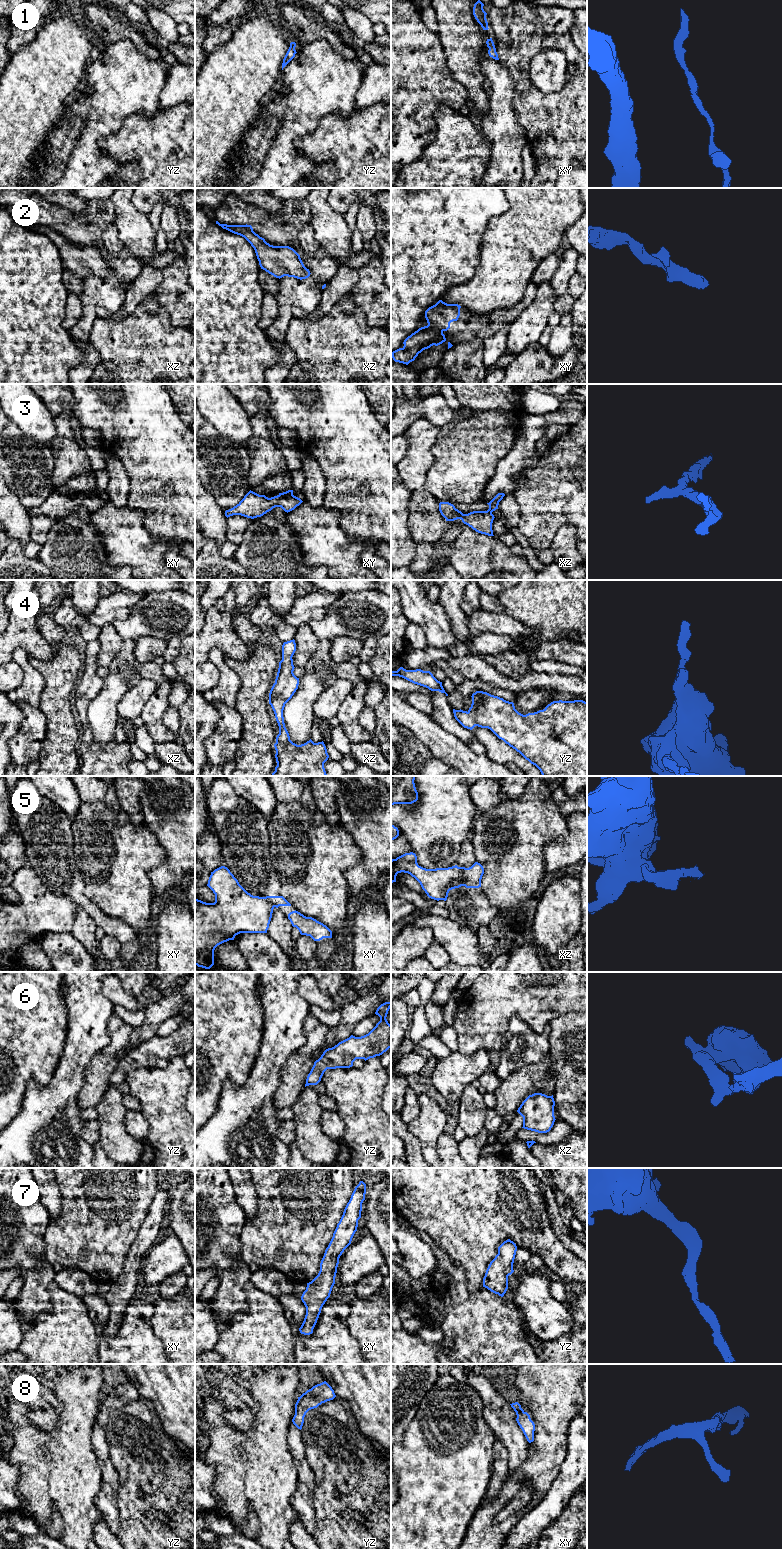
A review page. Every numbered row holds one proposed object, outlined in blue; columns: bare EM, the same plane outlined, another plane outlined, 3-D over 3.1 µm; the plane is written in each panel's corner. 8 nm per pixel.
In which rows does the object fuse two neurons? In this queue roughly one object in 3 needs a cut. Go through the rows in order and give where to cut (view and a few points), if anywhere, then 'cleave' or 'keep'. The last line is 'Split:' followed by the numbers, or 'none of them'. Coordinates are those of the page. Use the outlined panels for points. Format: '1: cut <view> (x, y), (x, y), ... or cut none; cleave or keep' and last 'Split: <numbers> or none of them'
1: cut none; keep
2: cut xy (428, 324), (438, 327), (442, 331); cleave
3: cut none; keep
4: cut none; keep
5: cut xz (459, 867), (464, 876), (465, 885); cleave
6: cut none; keep
7: cut none; keep
8: cut none; keep
Split: 2, 5

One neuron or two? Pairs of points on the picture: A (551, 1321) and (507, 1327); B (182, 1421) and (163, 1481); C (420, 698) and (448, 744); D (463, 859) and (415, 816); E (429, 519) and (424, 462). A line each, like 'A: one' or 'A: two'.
A: two
B: two
C: two
D: two
E: one

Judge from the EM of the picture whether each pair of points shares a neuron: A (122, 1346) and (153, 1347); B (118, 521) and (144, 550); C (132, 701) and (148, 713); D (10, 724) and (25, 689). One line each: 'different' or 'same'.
A: same
B: same
C: different
D: different

